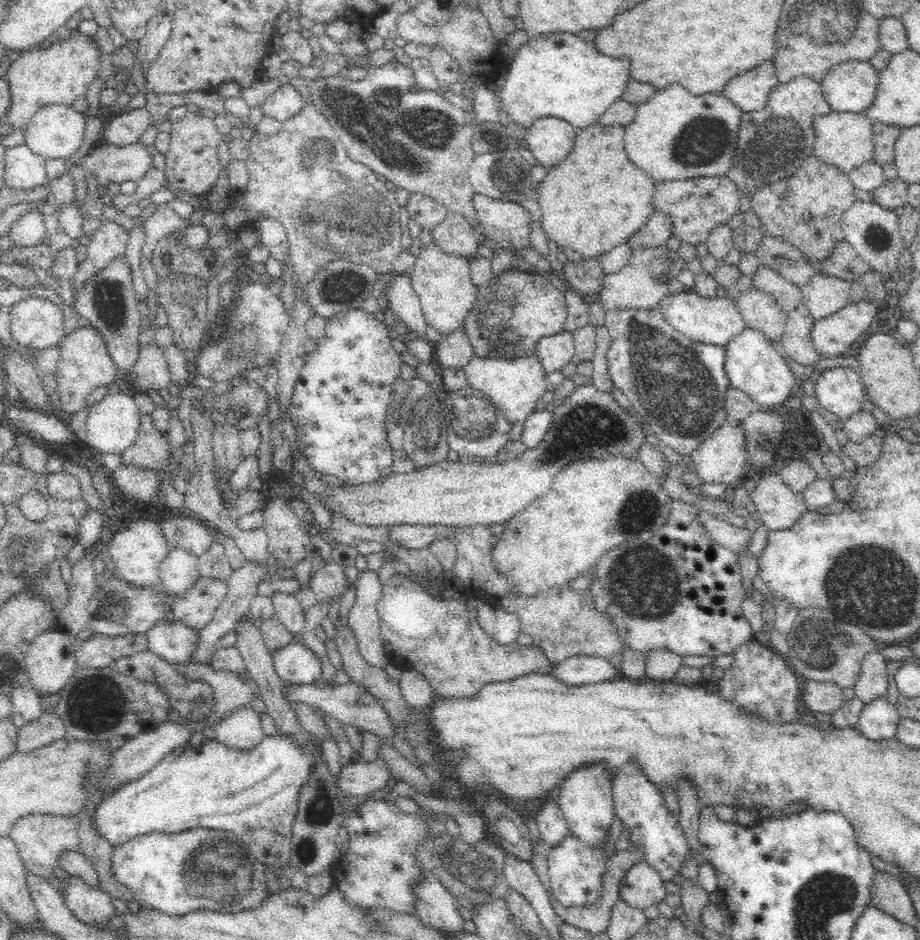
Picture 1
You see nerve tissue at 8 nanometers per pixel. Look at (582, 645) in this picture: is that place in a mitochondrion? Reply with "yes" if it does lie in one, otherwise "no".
no

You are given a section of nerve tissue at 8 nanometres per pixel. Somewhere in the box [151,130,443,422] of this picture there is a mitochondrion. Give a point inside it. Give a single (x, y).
(344, 222)

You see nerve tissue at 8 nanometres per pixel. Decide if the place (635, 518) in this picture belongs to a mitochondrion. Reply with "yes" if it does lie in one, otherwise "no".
yes

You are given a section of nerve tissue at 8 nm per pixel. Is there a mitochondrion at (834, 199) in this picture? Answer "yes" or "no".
no

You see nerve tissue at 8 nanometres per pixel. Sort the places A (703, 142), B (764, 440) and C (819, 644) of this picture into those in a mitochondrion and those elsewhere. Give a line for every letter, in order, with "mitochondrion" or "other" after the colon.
A: mitochondrion
B: mitochondrion
C: mitochondrion

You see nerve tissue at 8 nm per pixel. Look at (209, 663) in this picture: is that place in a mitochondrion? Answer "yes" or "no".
no

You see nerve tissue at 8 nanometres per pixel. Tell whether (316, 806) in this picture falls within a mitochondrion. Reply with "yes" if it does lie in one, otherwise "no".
yes

